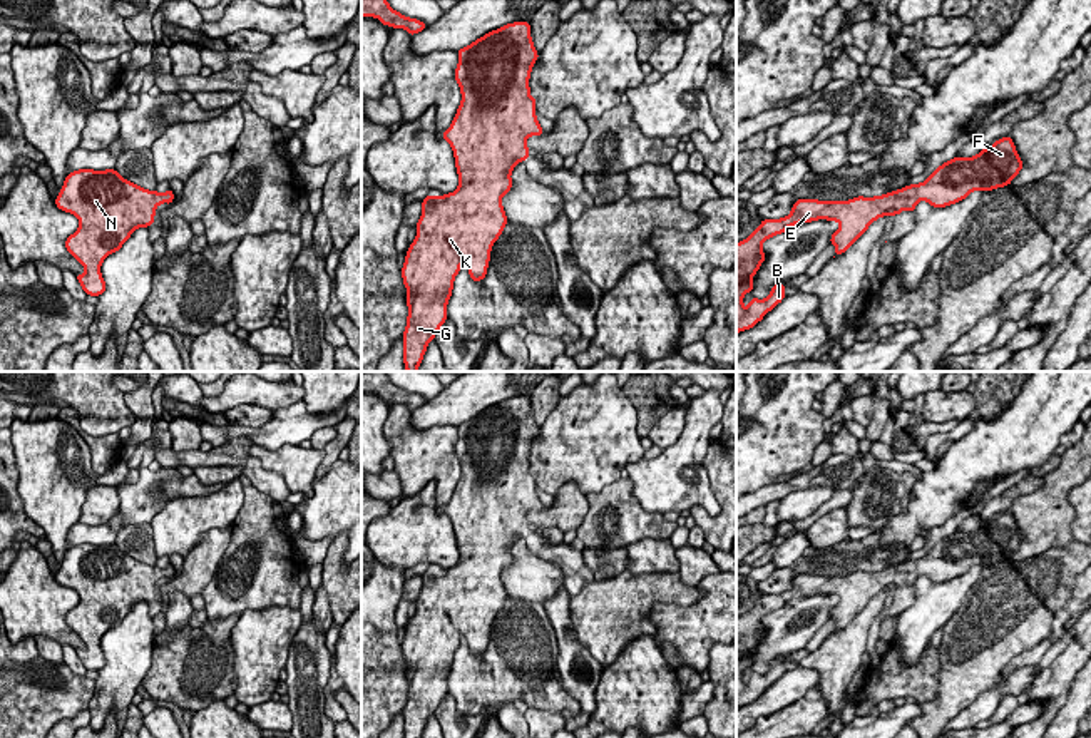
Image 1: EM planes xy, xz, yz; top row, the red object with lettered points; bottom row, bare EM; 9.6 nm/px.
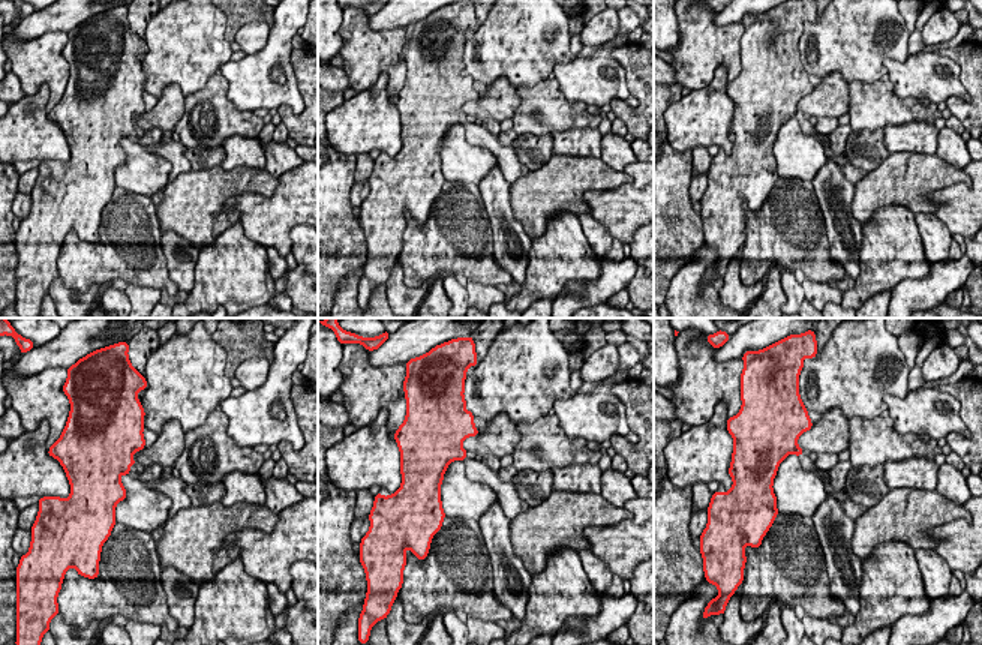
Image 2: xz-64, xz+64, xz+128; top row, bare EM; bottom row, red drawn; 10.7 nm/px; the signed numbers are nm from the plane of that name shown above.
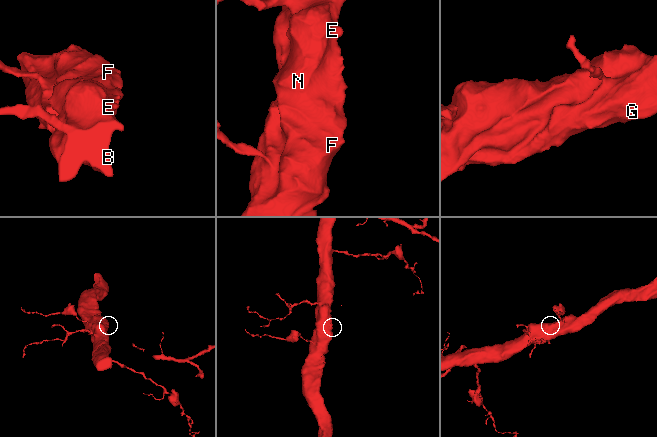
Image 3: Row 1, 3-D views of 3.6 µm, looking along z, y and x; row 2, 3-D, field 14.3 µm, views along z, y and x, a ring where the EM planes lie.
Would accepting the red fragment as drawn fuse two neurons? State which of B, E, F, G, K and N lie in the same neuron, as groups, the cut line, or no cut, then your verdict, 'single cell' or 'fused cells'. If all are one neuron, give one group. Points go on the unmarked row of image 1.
groups B E F G K N; cut none; single cell

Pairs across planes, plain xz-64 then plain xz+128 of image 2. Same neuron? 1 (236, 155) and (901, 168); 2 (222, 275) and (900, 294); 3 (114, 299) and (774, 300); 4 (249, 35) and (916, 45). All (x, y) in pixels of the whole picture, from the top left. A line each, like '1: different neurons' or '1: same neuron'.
1: different neurons
2: different neurons
3: different neurons
4: different neurons

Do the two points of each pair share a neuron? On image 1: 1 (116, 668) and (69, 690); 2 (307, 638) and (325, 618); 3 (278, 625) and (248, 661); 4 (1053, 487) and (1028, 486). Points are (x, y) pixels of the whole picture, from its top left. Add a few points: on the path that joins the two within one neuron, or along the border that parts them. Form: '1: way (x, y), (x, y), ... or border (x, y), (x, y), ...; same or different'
1: border (96, 680), (87, 708); different
2: border (312, 618), (313, 625), (325, 635); different
3: way (270, 633), (256, 653); same
4: border (1044, 479), (1034, 491), (1019, 496), (1008, 509); different

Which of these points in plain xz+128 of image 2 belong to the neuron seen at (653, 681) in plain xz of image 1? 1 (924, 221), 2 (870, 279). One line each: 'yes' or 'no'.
1: no
2: yes

